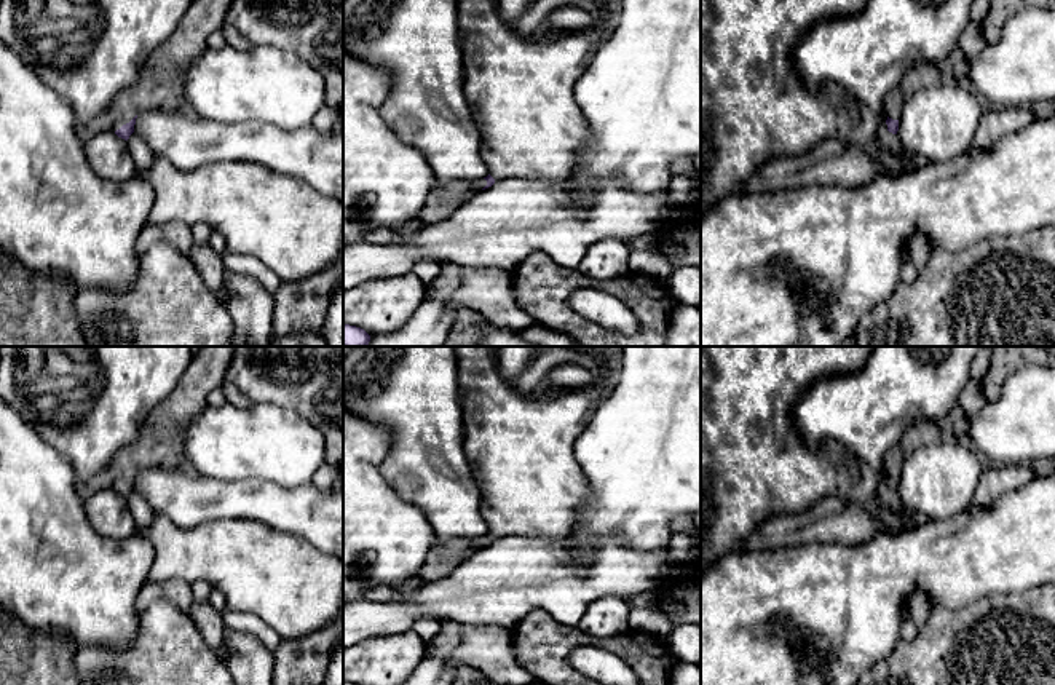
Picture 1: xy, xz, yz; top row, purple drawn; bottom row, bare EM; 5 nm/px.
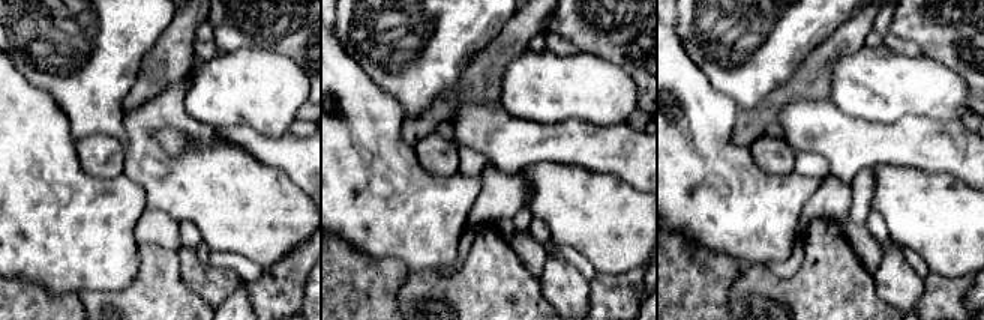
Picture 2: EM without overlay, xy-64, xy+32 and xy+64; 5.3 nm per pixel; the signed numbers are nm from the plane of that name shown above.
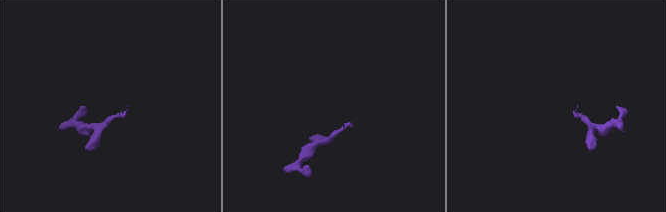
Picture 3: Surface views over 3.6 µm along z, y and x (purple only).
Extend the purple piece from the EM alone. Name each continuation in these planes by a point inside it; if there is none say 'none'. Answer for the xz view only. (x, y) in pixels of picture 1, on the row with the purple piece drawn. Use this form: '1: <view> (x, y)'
1: xz (522, 96)

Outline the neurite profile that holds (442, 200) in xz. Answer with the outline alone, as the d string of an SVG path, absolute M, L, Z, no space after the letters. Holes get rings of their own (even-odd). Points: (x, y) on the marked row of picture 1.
M485 179L479 180L453 180L447 185L434 185L428 193L423 209L415 219L423 224L437 224L452 216L469 198L477 195L487 185Z

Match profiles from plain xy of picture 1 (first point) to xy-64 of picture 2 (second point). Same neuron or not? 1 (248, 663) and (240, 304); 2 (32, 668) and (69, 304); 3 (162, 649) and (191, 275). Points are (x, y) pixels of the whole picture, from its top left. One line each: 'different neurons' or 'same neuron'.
1: same neuron
2: same neuron
3: different neurons

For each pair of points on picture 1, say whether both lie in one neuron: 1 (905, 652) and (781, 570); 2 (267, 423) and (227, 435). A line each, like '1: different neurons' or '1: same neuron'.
1: different neurons
2: same neuron

